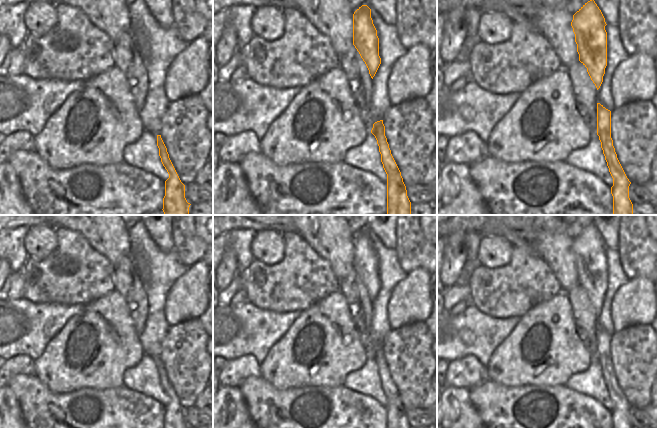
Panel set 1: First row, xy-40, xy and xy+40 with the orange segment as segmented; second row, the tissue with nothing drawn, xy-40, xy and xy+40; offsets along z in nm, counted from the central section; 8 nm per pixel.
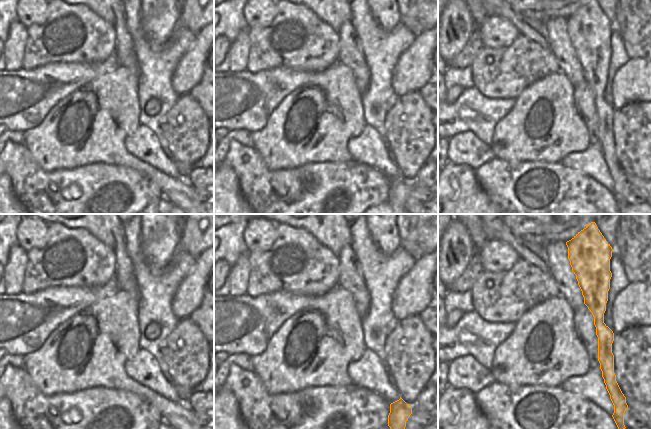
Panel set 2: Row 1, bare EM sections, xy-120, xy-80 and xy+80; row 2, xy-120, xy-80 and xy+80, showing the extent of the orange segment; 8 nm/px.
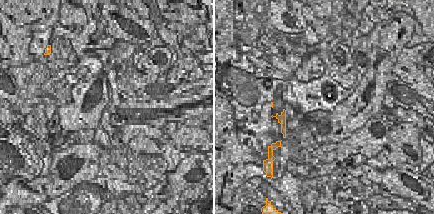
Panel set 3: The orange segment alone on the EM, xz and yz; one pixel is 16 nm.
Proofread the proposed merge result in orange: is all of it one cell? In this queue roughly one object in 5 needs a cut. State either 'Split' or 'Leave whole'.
Leave whole

